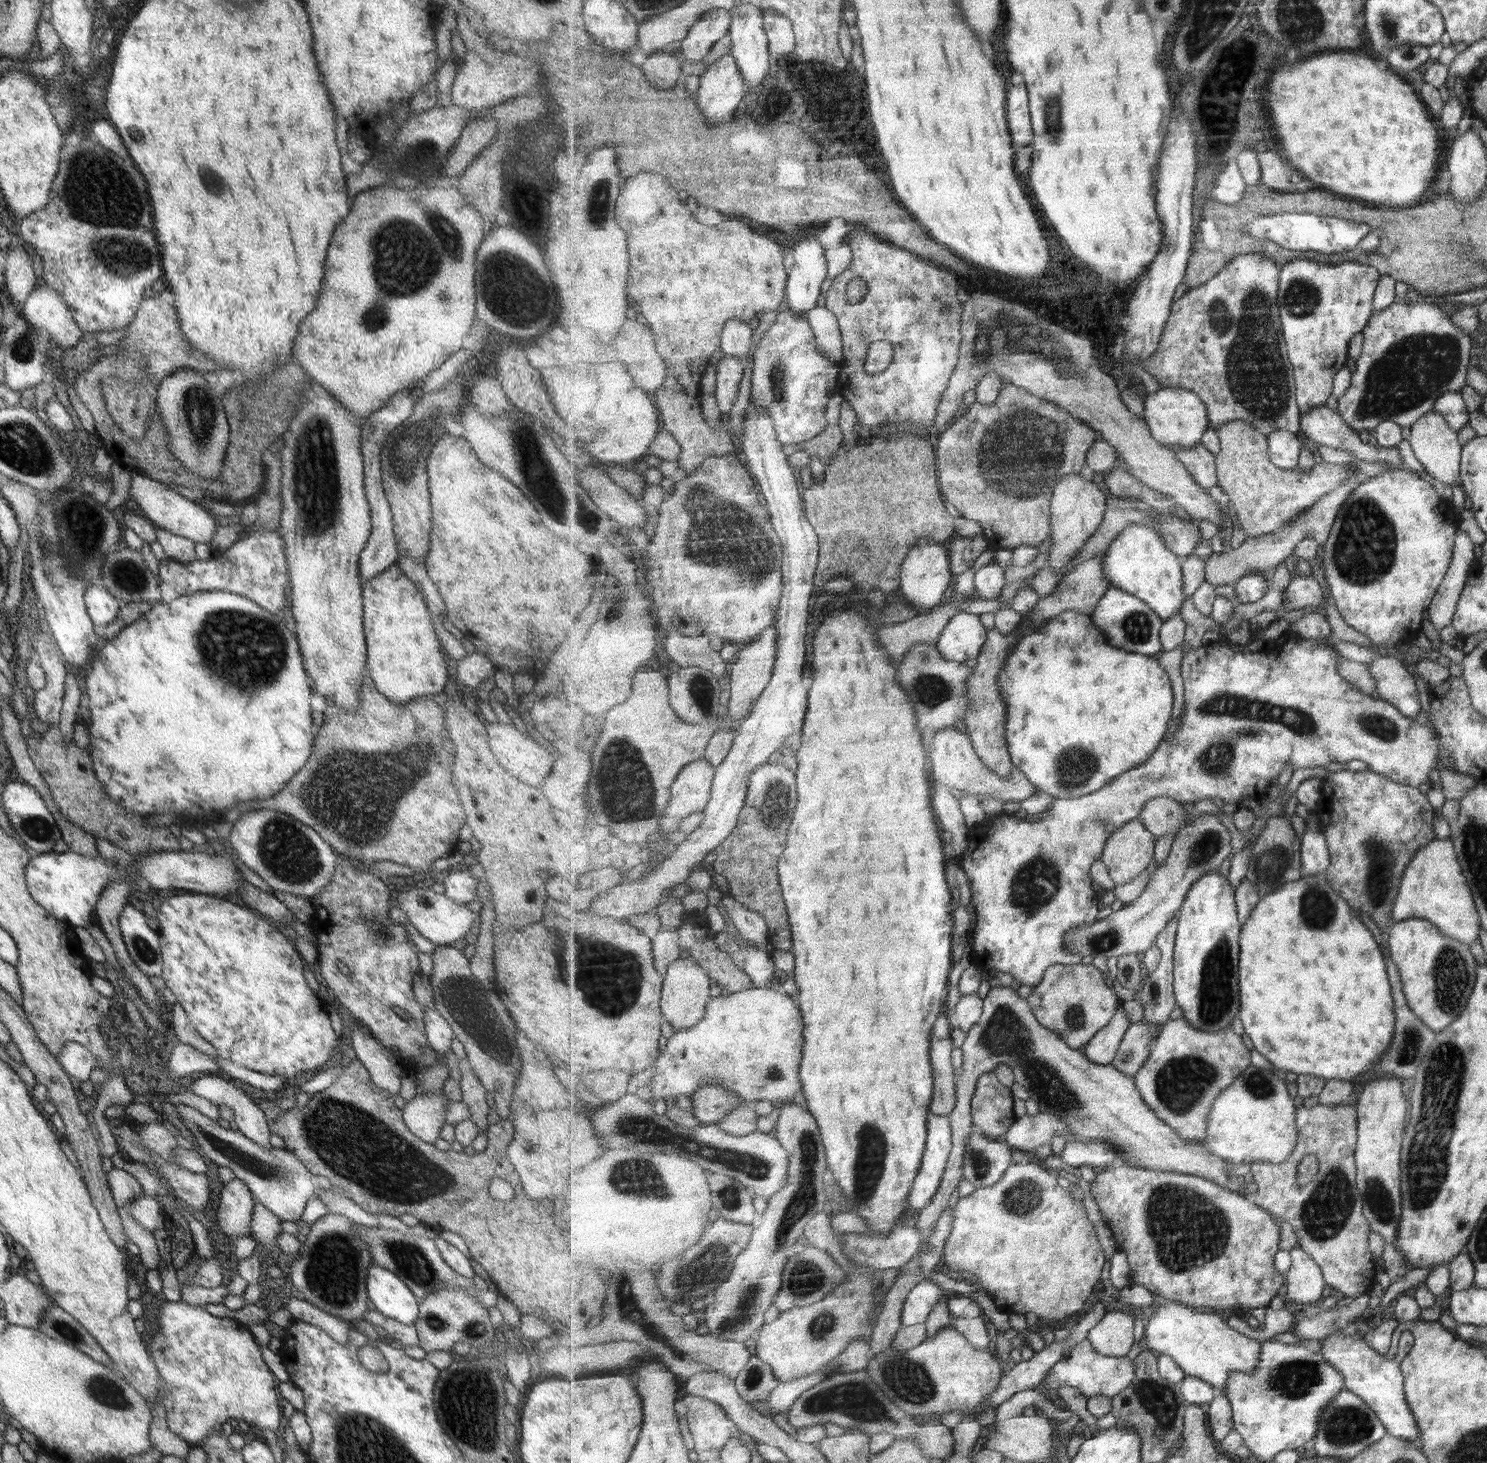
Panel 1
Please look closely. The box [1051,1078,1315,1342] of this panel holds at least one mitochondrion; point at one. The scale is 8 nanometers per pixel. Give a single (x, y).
(1205, 1235)

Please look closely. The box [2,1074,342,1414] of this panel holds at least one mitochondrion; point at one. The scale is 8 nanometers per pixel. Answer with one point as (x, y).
(236, 1155)

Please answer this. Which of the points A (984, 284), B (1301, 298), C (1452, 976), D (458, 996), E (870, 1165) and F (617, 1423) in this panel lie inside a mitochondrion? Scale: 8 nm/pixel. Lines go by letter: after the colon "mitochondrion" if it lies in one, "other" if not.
A: other
B: mitochondrion
C: mitochondrion
D: mitochondrion
E: mitochondrion
F: other

